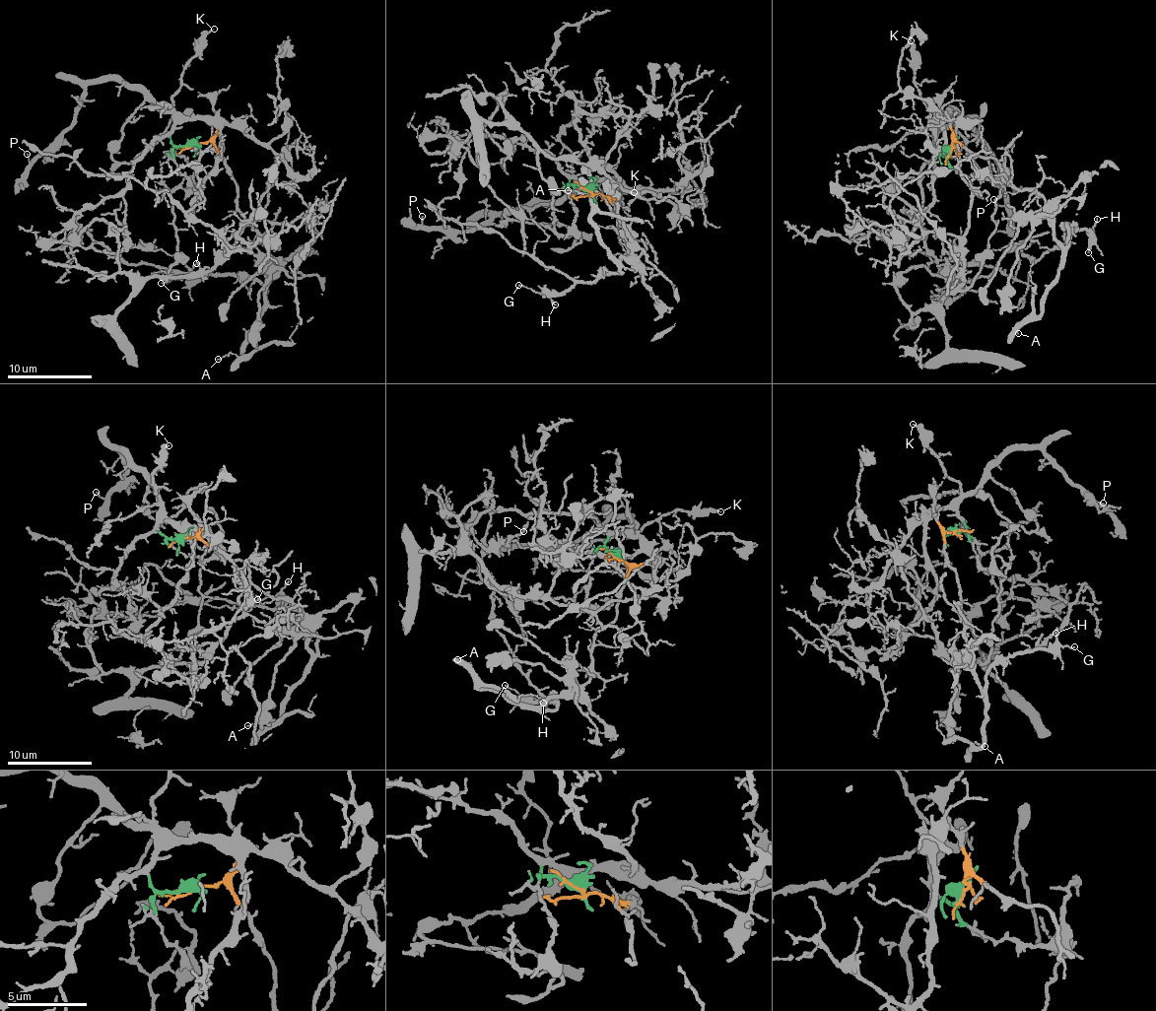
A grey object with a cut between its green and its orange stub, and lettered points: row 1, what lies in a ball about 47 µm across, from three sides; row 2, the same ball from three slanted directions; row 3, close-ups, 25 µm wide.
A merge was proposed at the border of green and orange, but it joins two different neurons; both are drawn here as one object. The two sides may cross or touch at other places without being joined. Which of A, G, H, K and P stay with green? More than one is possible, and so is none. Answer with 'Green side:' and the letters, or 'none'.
Green side: K, P

